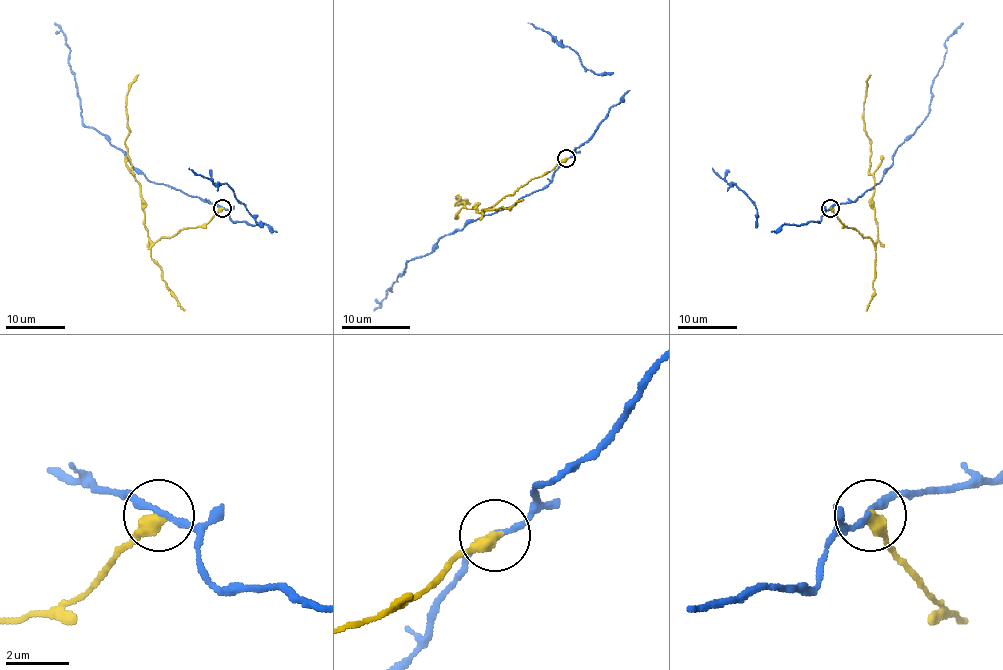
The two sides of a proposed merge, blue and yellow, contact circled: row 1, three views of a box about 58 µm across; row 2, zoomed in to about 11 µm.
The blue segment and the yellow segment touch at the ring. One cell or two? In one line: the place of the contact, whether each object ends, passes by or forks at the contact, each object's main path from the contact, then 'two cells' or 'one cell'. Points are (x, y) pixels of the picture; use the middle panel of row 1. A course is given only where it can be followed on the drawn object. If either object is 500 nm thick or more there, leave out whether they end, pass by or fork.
at (566, 158); blue passes by; yellow ends there; blue runs (566, 159), (541, 190), (445, 234), (430, 253), (406, 263), (392, 292), (387, 290), (373, 309); yellow runs (566, 159), (483, 212), (455, 203), (459, 198), (455, 196), (471, 203); two cells

